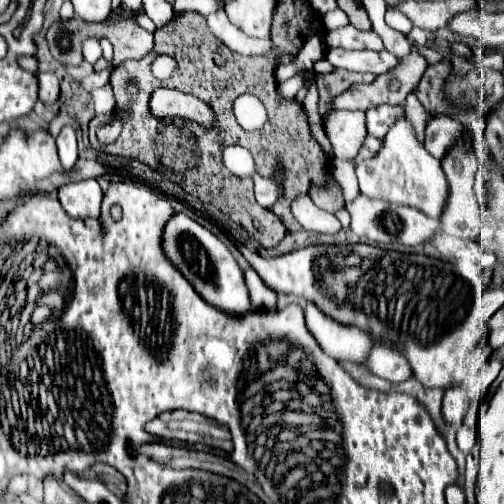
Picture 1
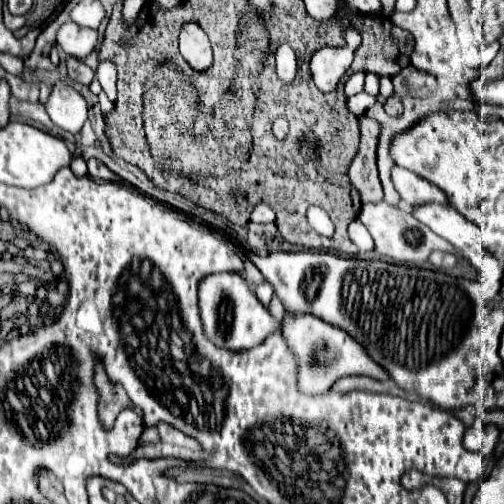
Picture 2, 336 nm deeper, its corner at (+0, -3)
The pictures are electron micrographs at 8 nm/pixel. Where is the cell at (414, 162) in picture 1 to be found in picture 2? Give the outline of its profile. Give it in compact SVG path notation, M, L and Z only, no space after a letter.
M431 203L417 207L413 215L439 237L447 239L455 249L459 249L463 257L469 259L473 265L481 265L483 257L489 253L485 245L485 231L479 229L475 223L467 221L465 217L461 217L461 213L457 213L455 207Z

